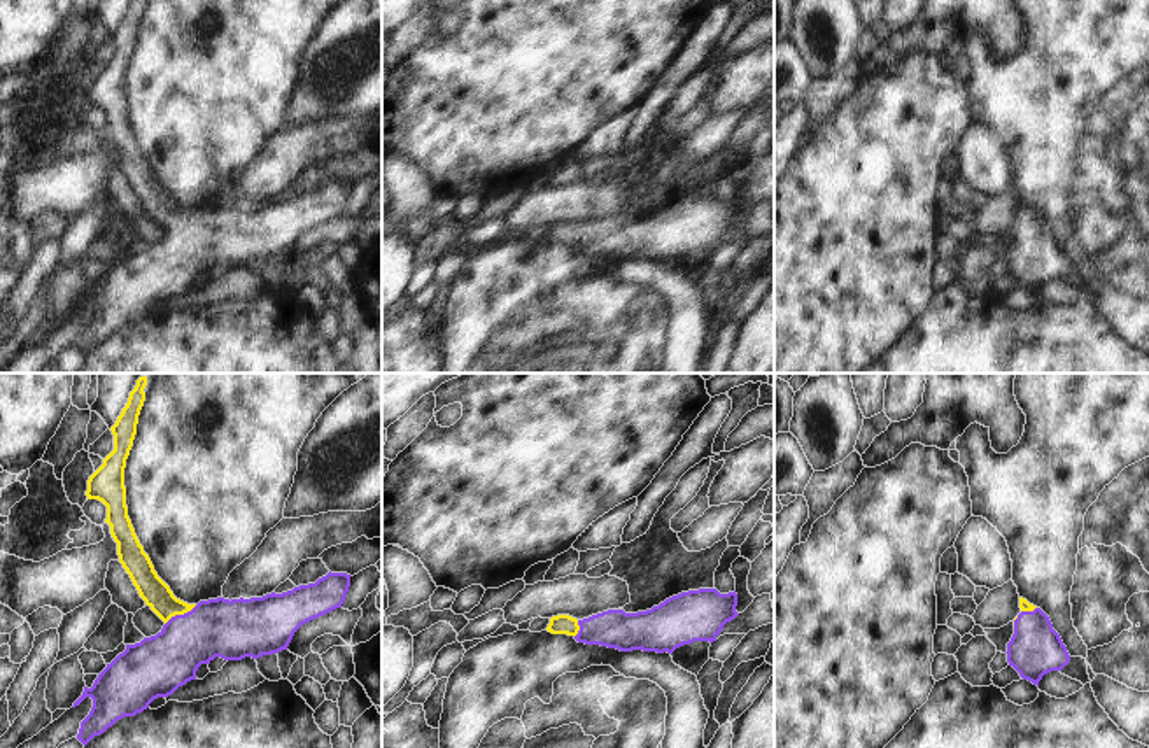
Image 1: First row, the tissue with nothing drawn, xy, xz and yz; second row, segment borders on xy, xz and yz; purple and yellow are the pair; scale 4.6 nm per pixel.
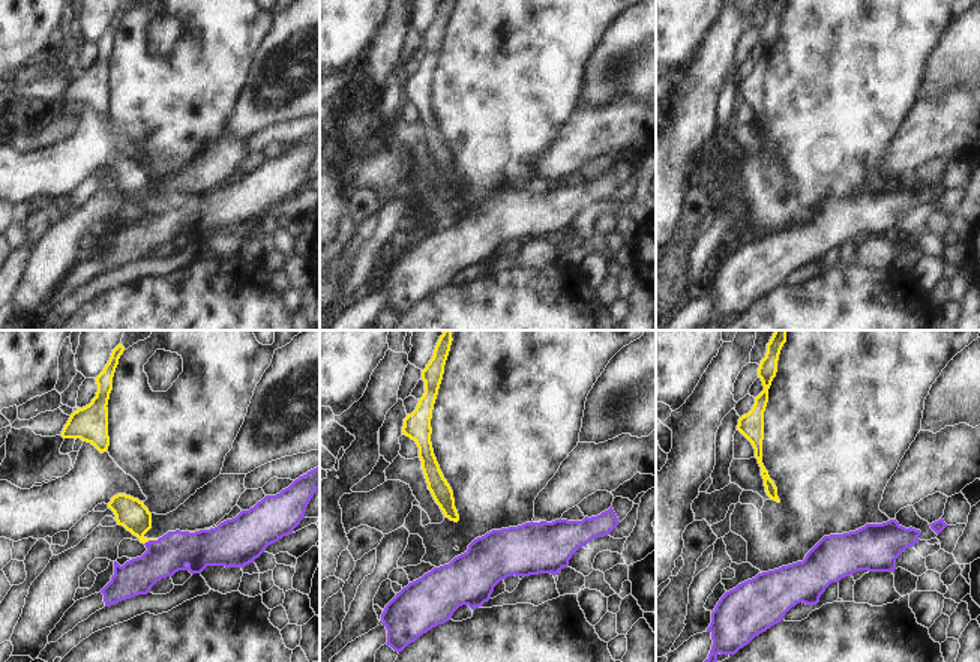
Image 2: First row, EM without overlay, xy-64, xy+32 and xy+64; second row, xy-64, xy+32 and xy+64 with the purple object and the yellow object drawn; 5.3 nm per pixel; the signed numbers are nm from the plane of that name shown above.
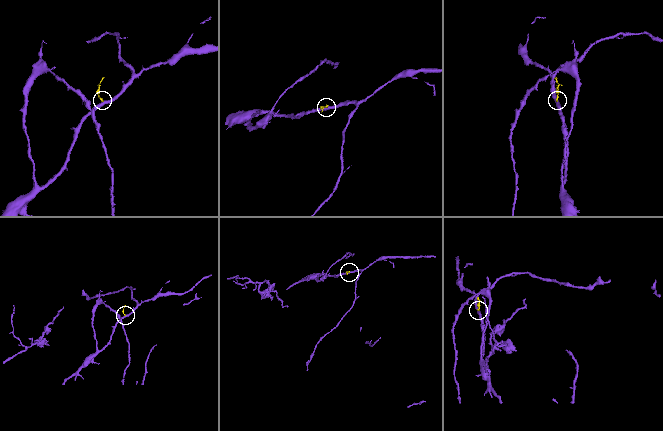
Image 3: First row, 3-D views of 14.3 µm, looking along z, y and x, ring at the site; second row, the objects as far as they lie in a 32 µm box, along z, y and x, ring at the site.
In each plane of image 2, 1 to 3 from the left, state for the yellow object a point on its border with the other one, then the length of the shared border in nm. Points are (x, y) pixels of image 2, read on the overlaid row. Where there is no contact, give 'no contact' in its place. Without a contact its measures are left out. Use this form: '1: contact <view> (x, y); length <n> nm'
1: contact xy-64 (150, 541); length 80 nm
2: no contact
3: no contact

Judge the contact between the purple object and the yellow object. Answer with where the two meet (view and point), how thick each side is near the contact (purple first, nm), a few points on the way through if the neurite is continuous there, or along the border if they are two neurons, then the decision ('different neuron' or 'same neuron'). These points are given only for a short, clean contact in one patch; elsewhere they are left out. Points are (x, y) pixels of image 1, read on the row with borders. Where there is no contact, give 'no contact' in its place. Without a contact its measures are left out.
xy (181, 615) | 280/130 nm | across xy (233, 629), (195, 629), (181, 615), (156, 594) | same neuron

